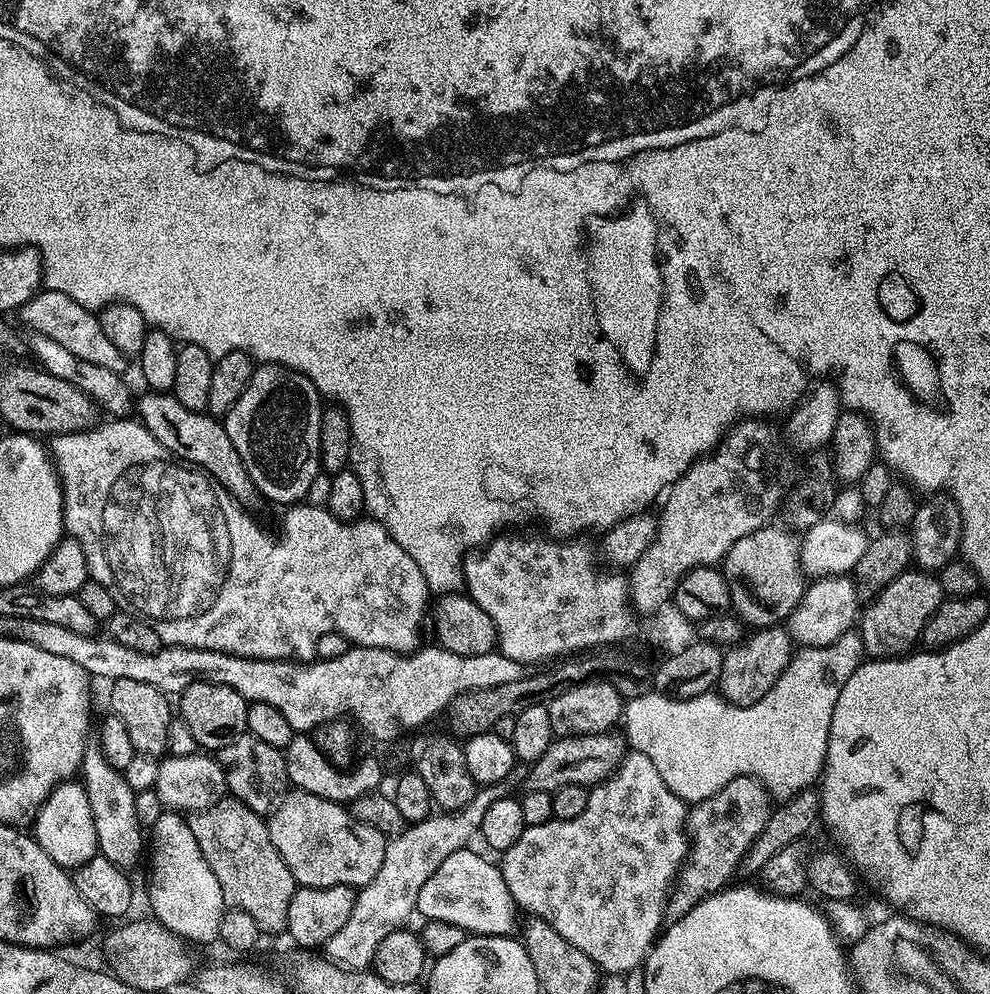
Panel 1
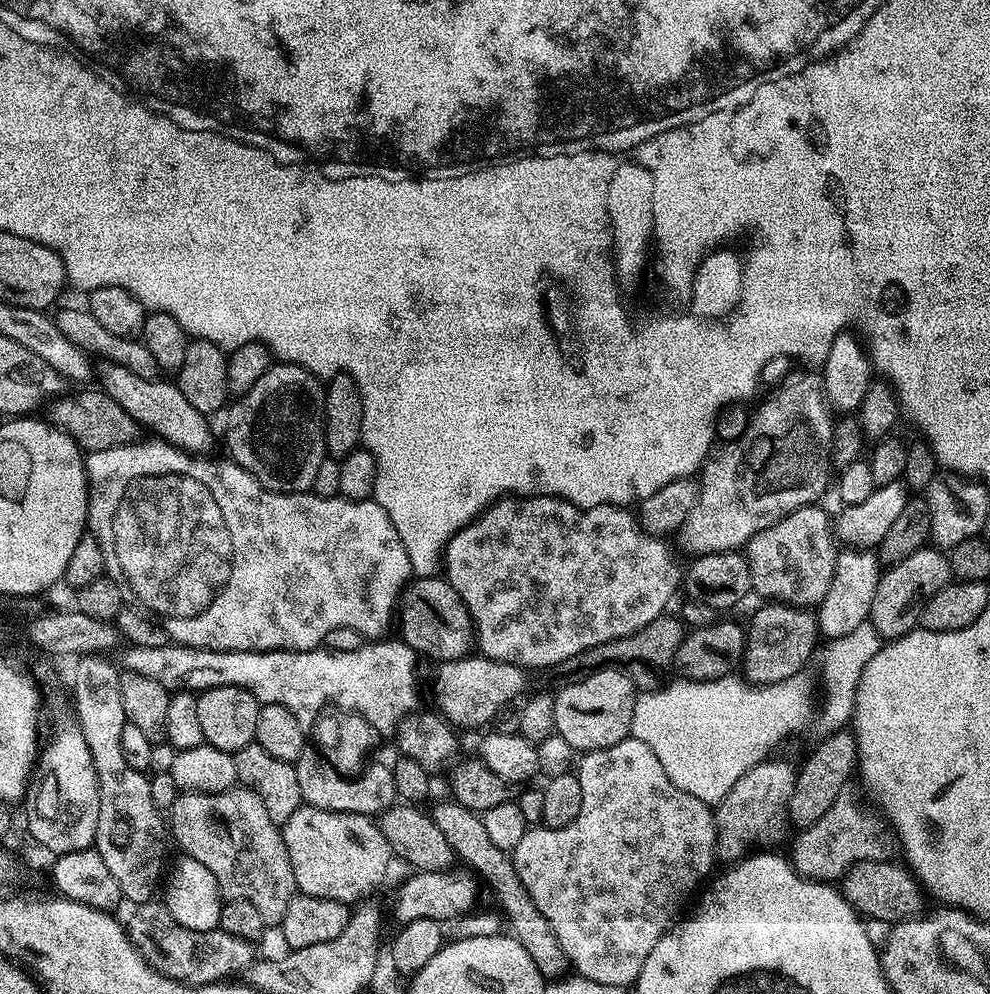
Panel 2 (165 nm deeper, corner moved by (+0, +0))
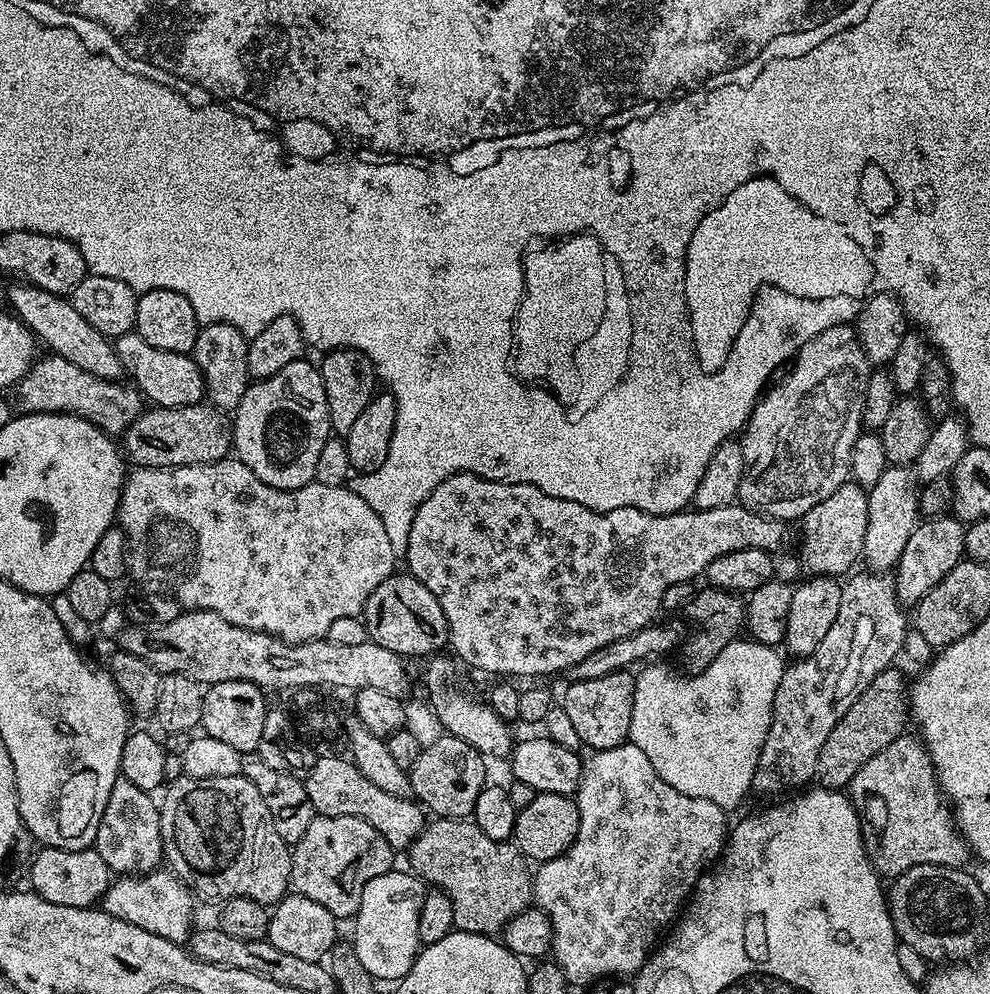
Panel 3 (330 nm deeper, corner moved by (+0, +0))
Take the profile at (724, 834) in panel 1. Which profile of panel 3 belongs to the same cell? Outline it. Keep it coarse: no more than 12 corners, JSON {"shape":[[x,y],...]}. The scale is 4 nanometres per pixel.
{"shape":[[895,579],[841,583],[785,667],[753,793],[811,785],[830,730],[905,651]]}

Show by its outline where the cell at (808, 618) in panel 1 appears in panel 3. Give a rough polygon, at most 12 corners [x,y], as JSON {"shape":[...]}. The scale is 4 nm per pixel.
{"shape":[[890,466],[867,489],[863,563],[895,569],[914,534],[913,469]]}

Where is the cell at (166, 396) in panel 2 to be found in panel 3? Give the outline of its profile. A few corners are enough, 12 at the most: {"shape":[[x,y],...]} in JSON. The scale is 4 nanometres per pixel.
{"shape":[[27,282],[8,300],[45,349],[121,379],[113,341],[71,299]]}

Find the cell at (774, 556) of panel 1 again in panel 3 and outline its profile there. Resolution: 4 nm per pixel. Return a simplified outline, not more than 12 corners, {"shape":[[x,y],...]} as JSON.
{"shape":[[838,486],[802,518],[808,574],[840,578],[864,555],[867,491]]}

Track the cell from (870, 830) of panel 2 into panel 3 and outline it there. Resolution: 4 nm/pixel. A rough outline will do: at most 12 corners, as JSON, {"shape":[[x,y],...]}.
{"shape":[[899,736],[848,783],[884,878],[964,868],[968,842],[923,740]]}

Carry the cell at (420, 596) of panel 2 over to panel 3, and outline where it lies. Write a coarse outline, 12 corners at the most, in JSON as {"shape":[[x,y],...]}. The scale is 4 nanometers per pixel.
{"shape":[[410,574],[366,598],[369,640],[405,658],[448,644],[446,616]]}

